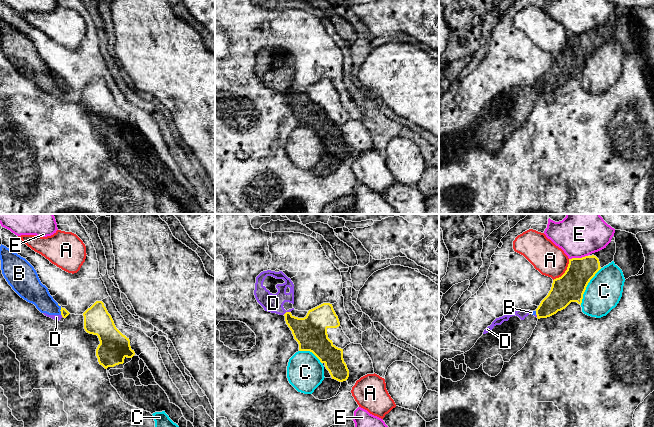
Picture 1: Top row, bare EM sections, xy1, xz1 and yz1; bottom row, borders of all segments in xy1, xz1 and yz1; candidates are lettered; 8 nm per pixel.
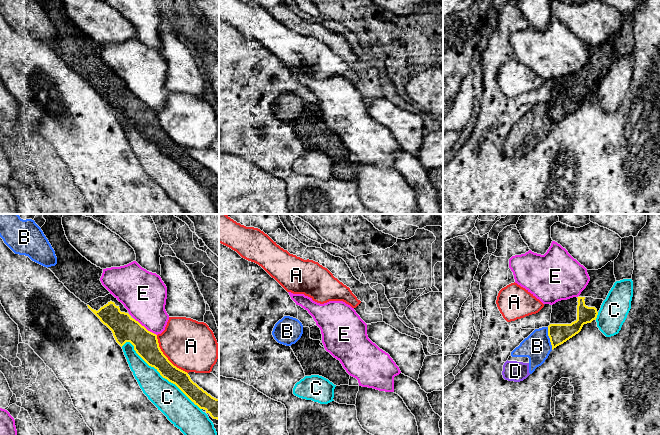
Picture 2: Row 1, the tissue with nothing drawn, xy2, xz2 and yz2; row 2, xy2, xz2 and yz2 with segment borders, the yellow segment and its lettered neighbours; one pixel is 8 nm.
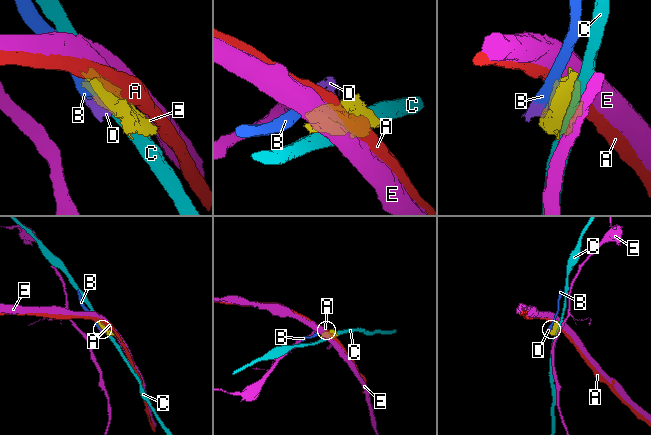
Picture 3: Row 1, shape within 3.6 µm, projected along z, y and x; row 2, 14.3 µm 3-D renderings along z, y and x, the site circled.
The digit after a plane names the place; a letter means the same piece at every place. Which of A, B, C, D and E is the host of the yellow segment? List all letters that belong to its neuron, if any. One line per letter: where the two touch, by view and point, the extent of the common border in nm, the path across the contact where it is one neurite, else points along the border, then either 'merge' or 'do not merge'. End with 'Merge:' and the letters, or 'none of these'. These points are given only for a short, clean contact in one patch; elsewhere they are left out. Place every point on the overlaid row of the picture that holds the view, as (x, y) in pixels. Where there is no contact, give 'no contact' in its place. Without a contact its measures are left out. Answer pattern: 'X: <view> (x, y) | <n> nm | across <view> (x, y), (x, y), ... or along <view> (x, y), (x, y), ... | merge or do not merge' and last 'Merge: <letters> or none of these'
A: xy2 (166, 357) | 400 nm | do not merge
B: yz2 (549, 337) | 190 nm | do not merge
C: xy2 (160, 374) | 800 nm | do not merge
D: xz1 (286, 312) | 70 nm | along xz1 (290, 311), (283, 314) | do not merge
E: xy2 (144, 327) | 240 nm | do not merge
Merge: none of these

